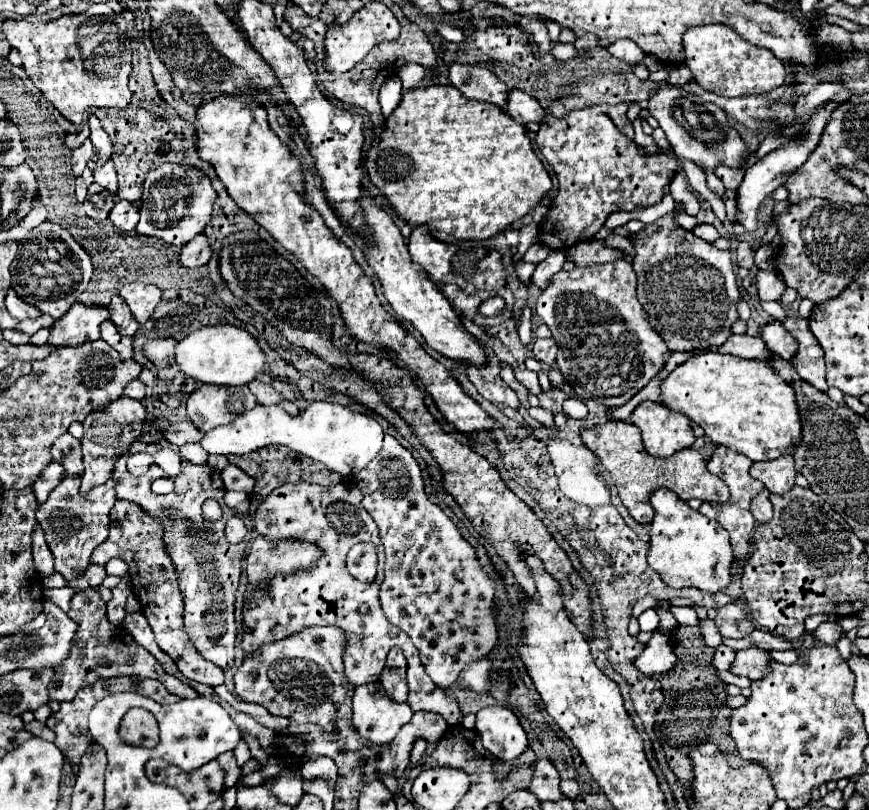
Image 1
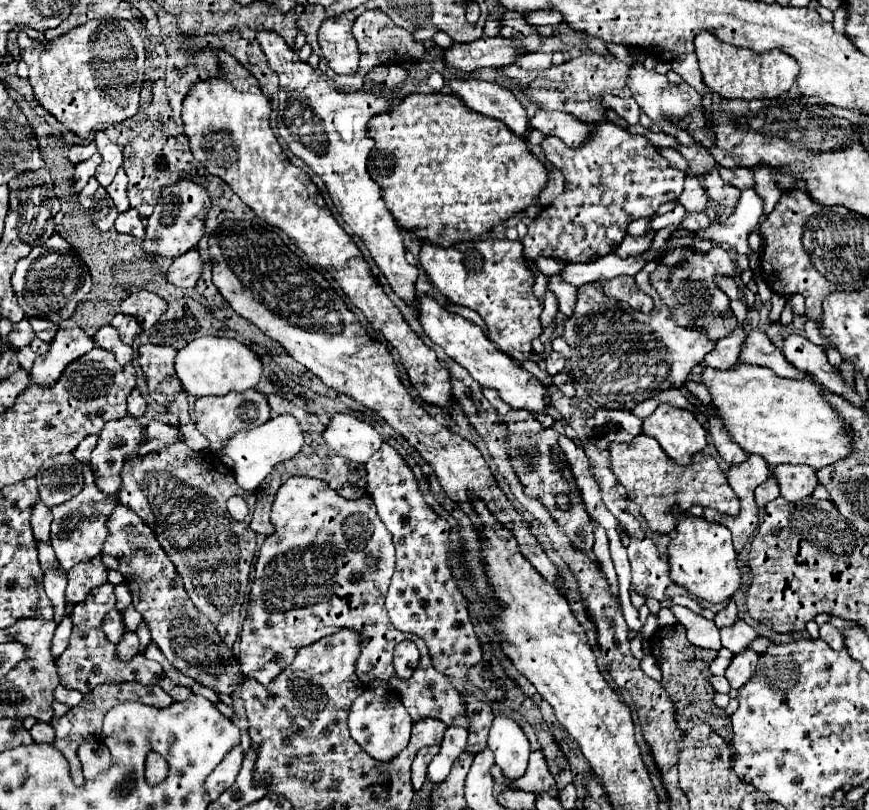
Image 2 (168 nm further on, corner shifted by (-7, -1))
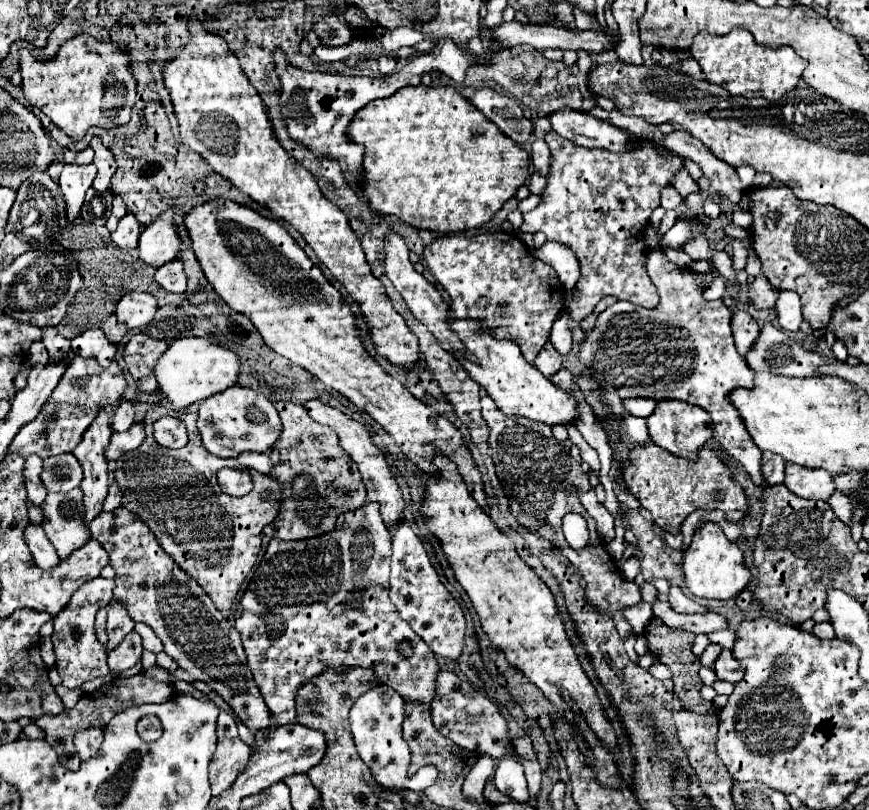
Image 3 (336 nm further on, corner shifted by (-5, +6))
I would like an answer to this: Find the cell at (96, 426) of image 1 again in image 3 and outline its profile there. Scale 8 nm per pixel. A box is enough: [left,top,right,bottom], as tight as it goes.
[103,480,123,512]

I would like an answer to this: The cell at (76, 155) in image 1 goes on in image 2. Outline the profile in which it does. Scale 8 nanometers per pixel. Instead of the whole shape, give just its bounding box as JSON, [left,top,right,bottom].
[73,153,101,195]

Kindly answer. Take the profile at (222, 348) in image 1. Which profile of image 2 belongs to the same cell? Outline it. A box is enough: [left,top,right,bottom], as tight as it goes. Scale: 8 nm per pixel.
[175,337,259,399]

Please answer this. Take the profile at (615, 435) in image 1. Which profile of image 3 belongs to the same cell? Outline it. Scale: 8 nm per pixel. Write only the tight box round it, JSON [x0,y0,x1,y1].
[623,442,747,532]

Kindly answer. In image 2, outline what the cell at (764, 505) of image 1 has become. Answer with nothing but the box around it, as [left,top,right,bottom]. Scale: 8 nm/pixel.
[755,475,779,507]

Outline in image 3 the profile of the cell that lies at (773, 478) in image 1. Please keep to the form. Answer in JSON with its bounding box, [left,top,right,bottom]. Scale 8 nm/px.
[783,462,835,500]

